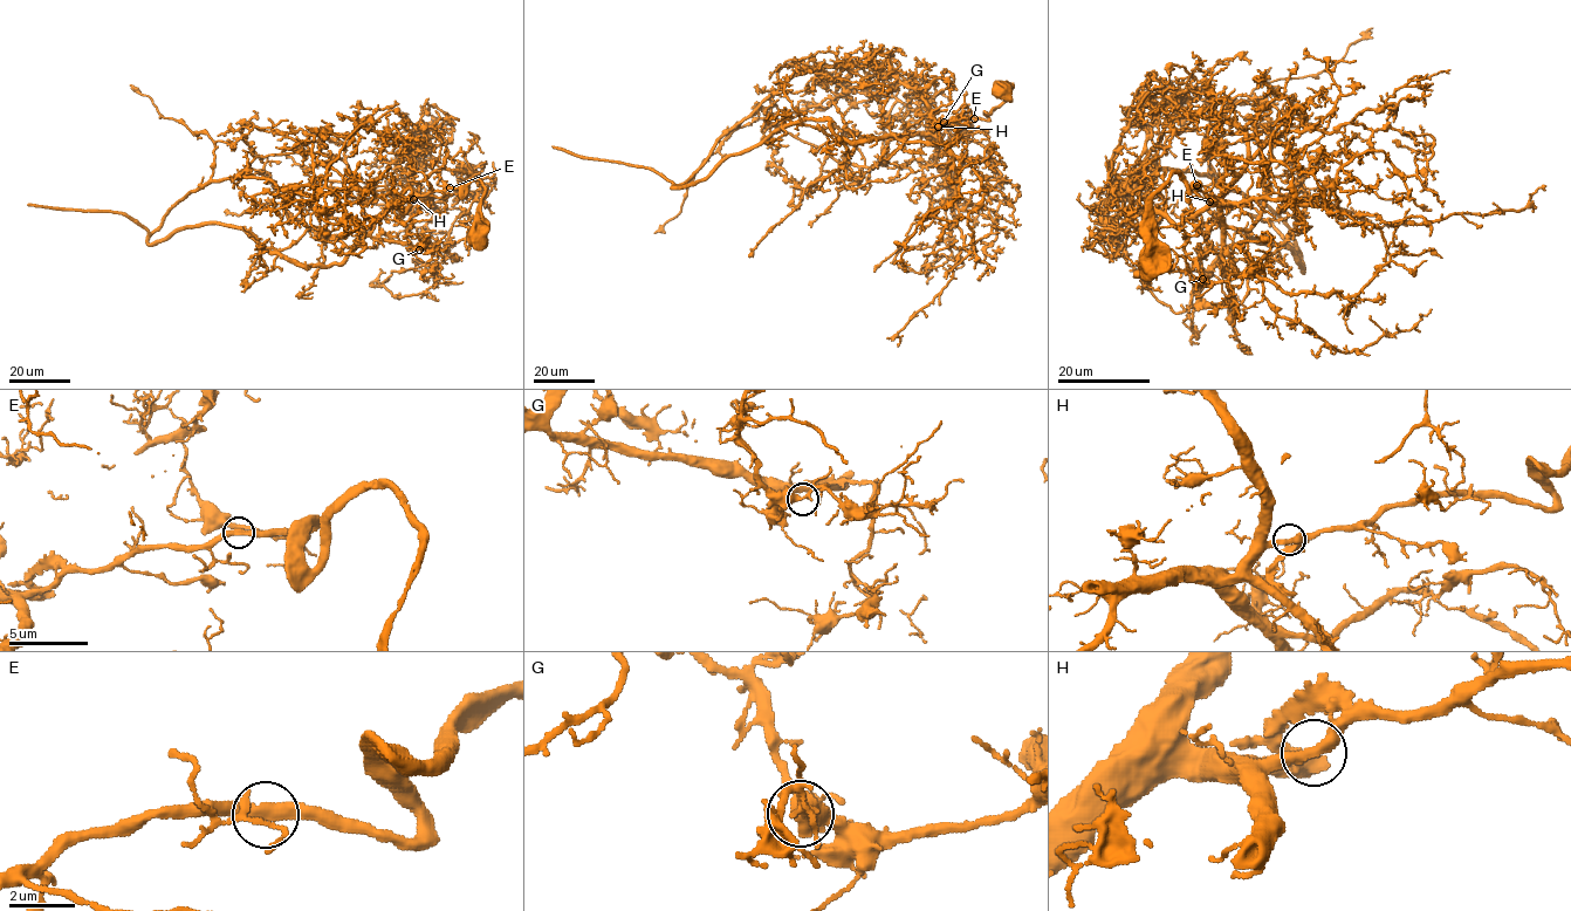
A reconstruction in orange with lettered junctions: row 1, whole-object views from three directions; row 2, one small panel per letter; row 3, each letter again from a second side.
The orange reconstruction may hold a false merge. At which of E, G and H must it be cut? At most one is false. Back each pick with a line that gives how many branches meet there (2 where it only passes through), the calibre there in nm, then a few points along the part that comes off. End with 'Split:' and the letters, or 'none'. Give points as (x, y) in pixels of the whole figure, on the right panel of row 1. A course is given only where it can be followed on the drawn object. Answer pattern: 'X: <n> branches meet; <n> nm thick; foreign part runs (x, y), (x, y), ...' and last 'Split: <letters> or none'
Split: none

